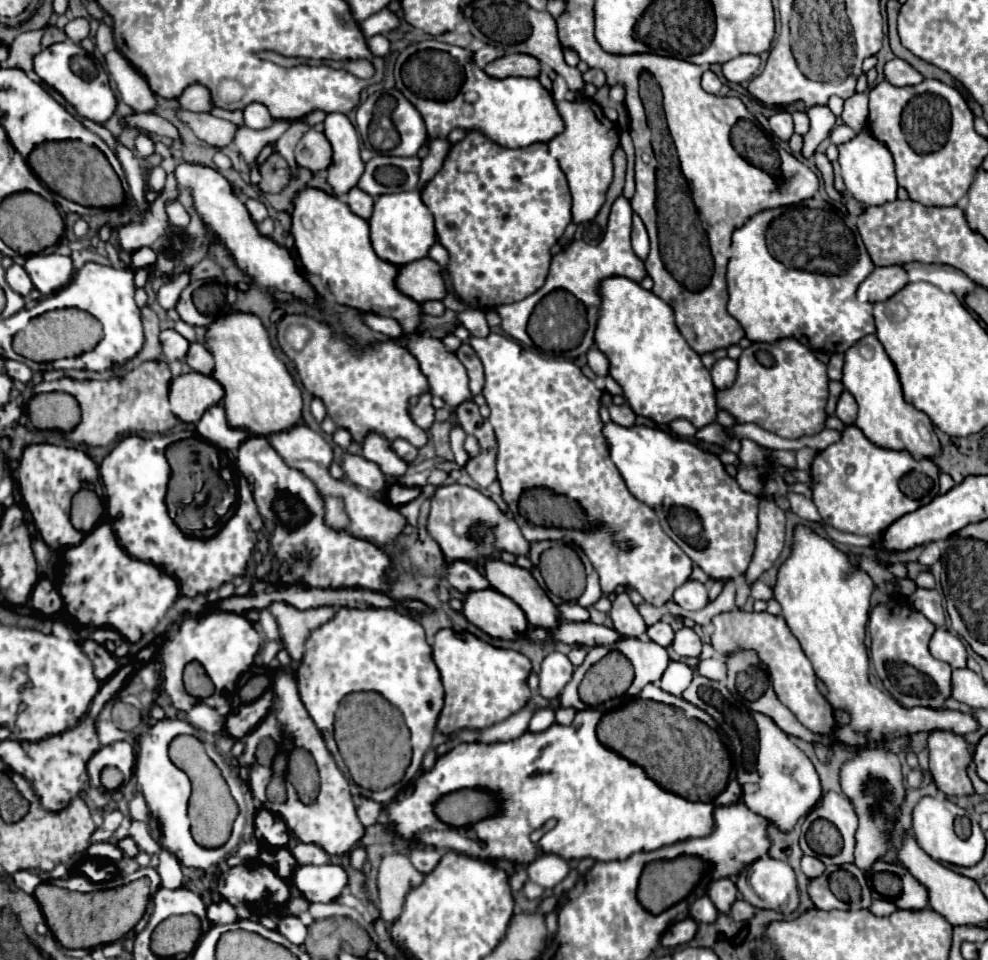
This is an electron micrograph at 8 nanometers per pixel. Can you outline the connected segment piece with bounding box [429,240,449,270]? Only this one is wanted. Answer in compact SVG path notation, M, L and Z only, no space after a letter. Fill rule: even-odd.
M437 240L435 244L433 244L433 248L429 250L429 258L431 260L435 260L443 270L447 268L447 262L449 262L449 254L447 254L447 250L445 250L445 246Z

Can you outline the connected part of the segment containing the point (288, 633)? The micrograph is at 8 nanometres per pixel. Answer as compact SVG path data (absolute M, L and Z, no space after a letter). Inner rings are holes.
M273 602L269 606L269 612L277 620L281 642L295 664L301 662L303 644L305 644L305 638L311 634L311 630L319 628L321 624L329 622L335 616L335 608L331 606L297 610L291 604L281 604L281 602Z

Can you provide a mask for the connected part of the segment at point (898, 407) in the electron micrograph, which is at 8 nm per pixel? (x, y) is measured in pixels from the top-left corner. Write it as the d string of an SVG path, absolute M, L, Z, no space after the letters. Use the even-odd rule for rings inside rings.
M875 334L863 337L843 354L843 358L845 366L841 384L847 392L853 394L859 406L855 426L859 426L873 444L893 450L909 450L915 458L923 456L933 458L937 452L941 452L929 416L925 416L925 412L919 412L909 402L905 402L899 374Z

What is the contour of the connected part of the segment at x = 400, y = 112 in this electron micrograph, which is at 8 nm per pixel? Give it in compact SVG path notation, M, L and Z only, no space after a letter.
M398 89L397 108L393 110L393 124L397 126L401 134L401 142L387 154L389 156L417 156L417 150L427 140L427 130L425 130L421 114Z

